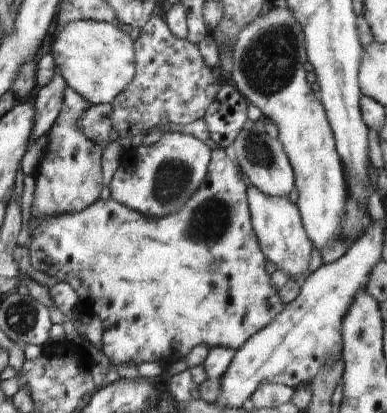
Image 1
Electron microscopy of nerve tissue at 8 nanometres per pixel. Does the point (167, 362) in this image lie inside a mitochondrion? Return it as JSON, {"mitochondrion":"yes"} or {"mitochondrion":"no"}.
{"mitochondrion":"no"}

